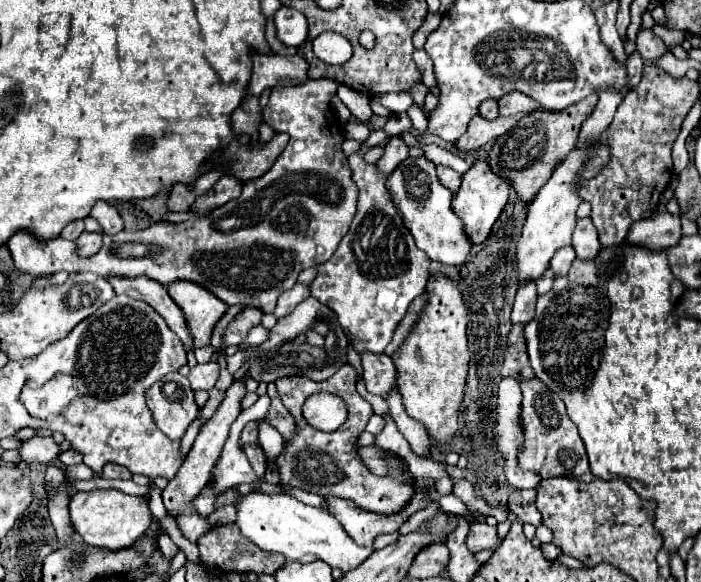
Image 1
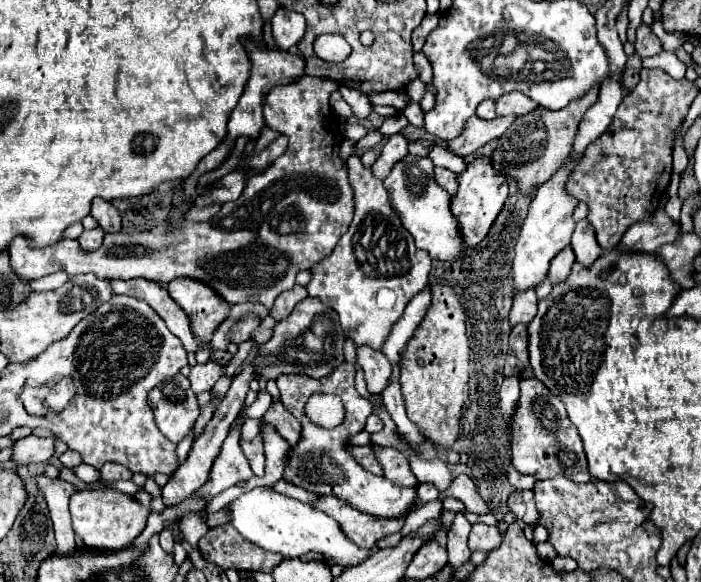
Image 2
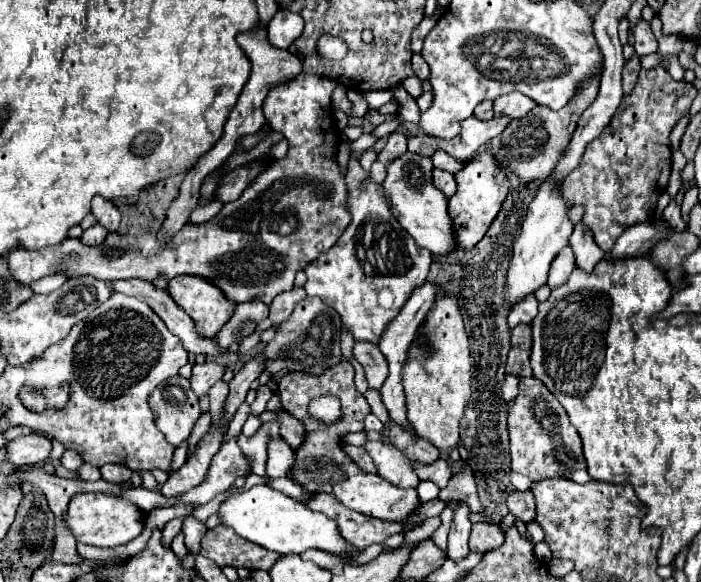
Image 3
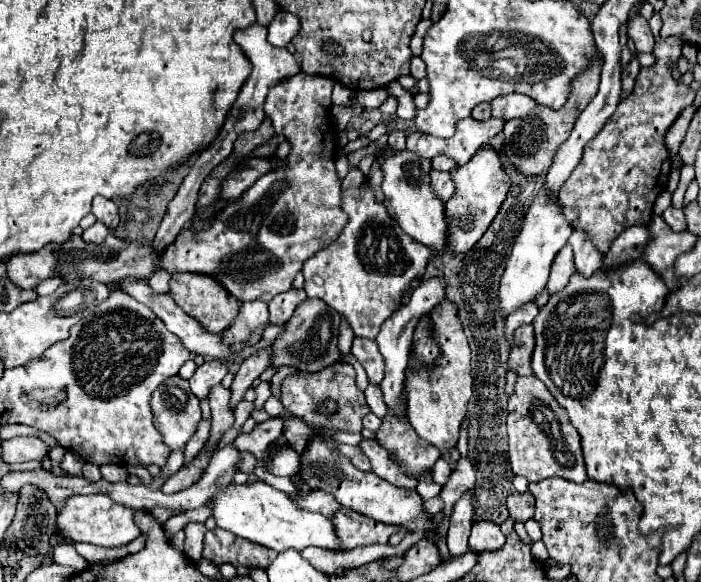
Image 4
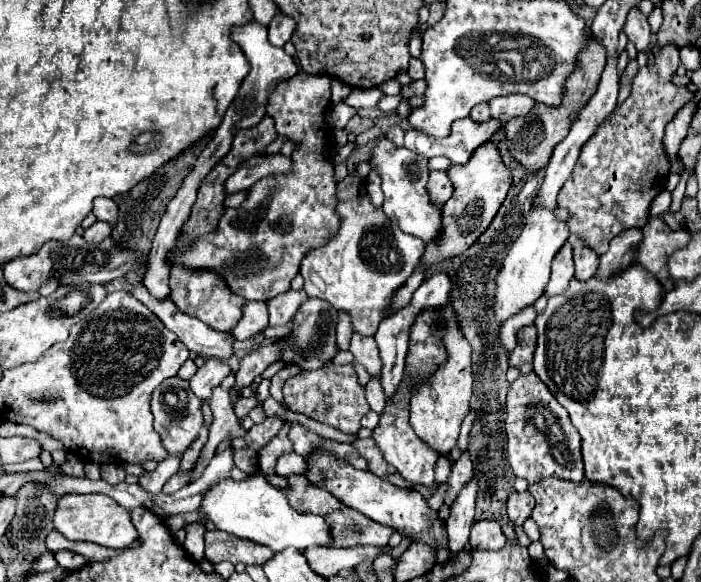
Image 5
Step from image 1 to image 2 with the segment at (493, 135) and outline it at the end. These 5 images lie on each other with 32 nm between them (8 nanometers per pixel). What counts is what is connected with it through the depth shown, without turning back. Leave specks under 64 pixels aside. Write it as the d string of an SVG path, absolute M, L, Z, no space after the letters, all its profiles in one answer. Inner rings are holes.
M472 116L466 120L464 132L448 142L448 148L452 150L452 154L466 158L486 142L502 136L512 122L514 122L512 116L498 116L494 120L480 120L478 116Z

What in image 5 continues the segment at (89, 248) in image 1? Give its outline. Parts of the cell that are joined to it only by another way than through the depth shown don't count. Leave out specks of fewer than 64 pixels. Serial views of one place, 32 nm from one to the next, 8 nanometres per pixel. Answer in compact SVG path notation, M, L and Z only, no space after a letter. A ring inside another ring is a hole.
M98 220L96 224L92 224L86 232L84 232L84 240L86 242L94 242L94 244L100 244L104 238L108 238L112 232L112 226L108 226L106 222Z

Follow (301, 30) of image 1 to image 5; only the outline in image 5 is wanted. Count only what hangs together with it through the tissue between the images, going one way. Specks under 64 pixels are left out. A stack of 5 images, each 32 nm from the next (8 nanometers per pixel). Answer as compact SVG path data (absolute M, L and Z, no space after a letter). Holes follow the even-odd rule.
M278 12L278 14L272 18L270 26L268 26L268 40L270 40L270 44L272 44L272 46L284 46L284 44L290 40L290 36L292 36L294 26L296 26L296 24L294 24L292 18L282 16L282 12Z

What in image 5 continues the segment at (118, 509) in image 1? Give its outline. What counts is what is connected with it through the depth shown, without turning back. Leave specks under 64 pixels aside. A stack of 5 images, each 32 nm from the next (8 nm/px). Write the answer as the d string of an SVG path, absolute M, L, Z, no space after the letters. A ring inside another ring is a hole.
M64 494L58 500L52 522L54 528L68 540L86 540L114 550L128 548L138 538L138 532L130 522L128 510L124 510L116 500L106 494Z

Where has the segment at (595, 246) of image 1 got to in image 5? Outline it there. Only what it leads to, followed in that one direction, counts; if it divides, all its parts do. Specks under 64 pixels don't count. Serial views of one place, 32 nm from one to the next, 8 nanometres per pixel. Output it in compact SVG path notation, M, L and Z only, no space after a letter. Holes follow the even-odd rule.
M570 236L568 242L574 246L574 264L576 264L574 278L576 280L592 278L594 272L596 272L598 256L590 248L584 248L584 244L576 244L576 236Z

